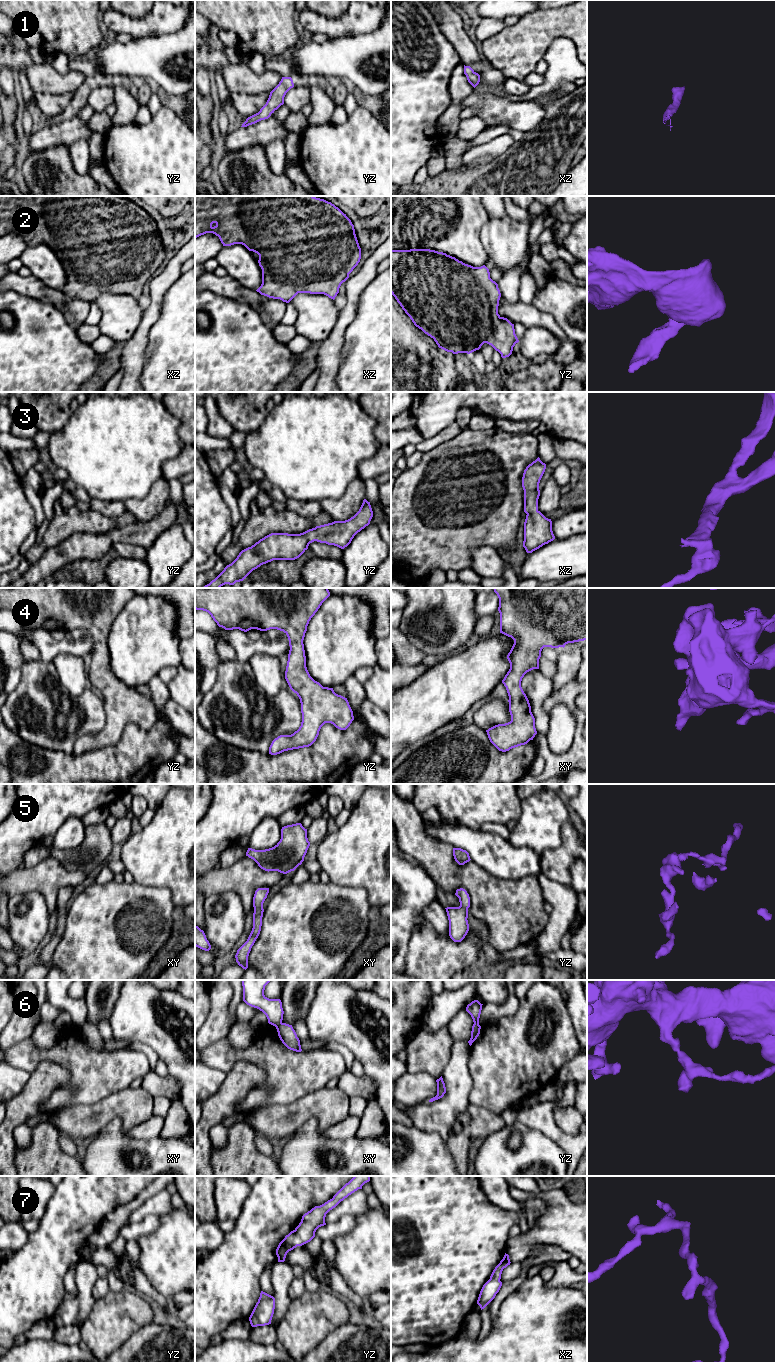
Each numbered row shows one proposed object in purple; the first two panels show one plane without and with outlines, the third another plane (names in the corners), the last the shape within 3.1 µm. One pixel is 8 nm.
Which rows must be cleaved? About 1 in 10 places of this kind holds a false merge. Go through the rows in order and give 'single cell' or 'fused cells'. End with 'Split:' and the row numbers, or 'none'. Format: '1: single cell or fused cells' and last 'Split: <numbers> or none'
1: single cell
2: single cell
3: single cell
4: single cell
5: single cell
6: fused cells
7: single cell
Split: 6

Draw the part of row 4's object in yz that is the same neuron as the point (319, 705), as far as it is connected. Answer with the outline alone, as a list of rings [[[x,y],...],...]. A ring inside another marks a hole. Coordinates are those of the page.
[[[195,588],[195,609],[208,612],[219,627],[244,632],[251,629],[260,631],[277,629],[288,637],[290,650],[285,679],[290,689],[300,699],[302,722],[293,734],[280,735],[272,741],[269,747],[271,755],[311,746],[325,723],[346,730],[354,720],[347,698],[336,694],[333,688],[323,687],[315,681],[306,667],[303,640],[307,626],[329,596],[328,588]]]

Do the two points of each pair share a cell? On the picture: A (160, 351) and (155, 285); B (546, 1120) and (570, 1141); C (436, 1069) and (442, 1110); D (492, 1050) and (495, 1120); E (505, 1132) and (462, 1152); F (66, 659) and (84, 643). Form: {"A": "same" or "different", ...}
{"A": "different", "B": "same", "C": "different", "D": "different", "E": "different", "F": "different"}

